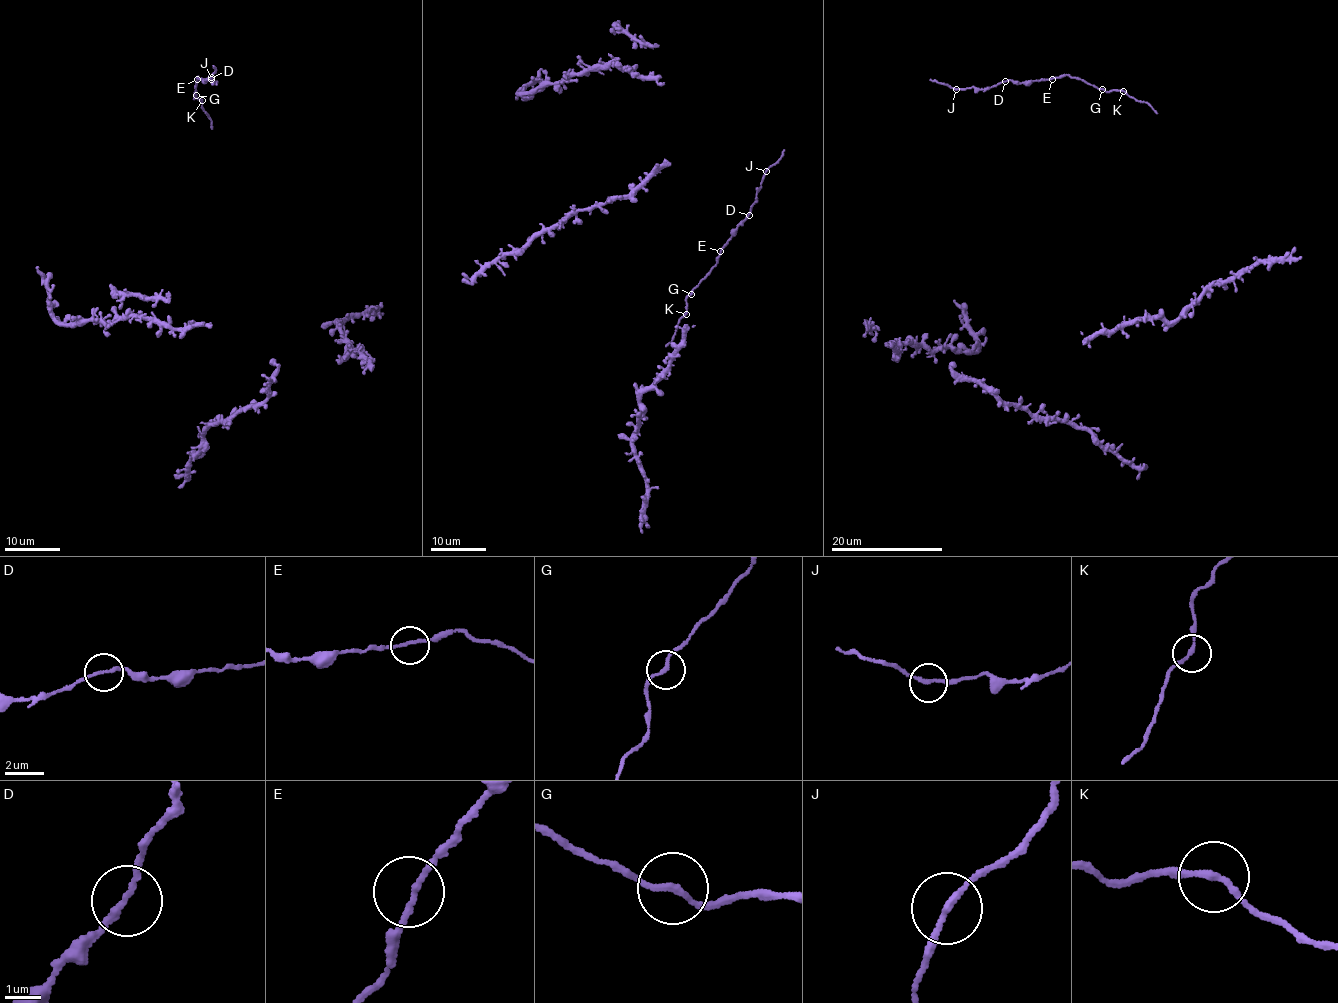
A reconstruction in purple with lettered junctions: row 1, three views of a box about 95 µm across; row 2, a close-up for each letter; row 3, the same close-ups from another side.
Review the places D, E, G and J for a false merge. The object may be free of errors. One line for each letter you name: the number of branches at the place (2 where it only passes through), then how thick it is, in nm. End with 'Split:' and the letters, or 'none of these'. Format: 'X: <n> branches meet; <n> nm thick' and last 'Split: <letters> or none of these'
Split: none of these

